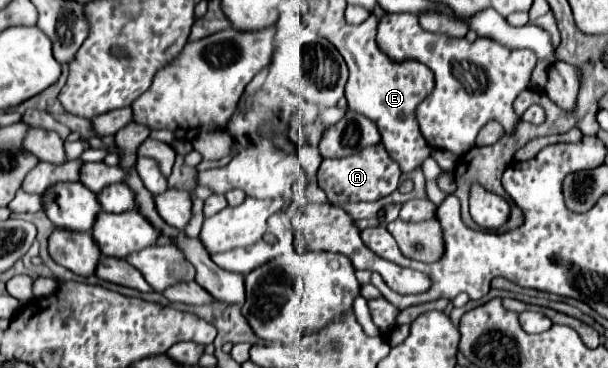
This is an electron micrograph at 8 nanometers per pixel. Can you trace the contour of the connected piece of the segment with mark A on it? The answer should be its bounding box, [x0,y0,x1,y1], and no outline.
[317,143,399,203]

